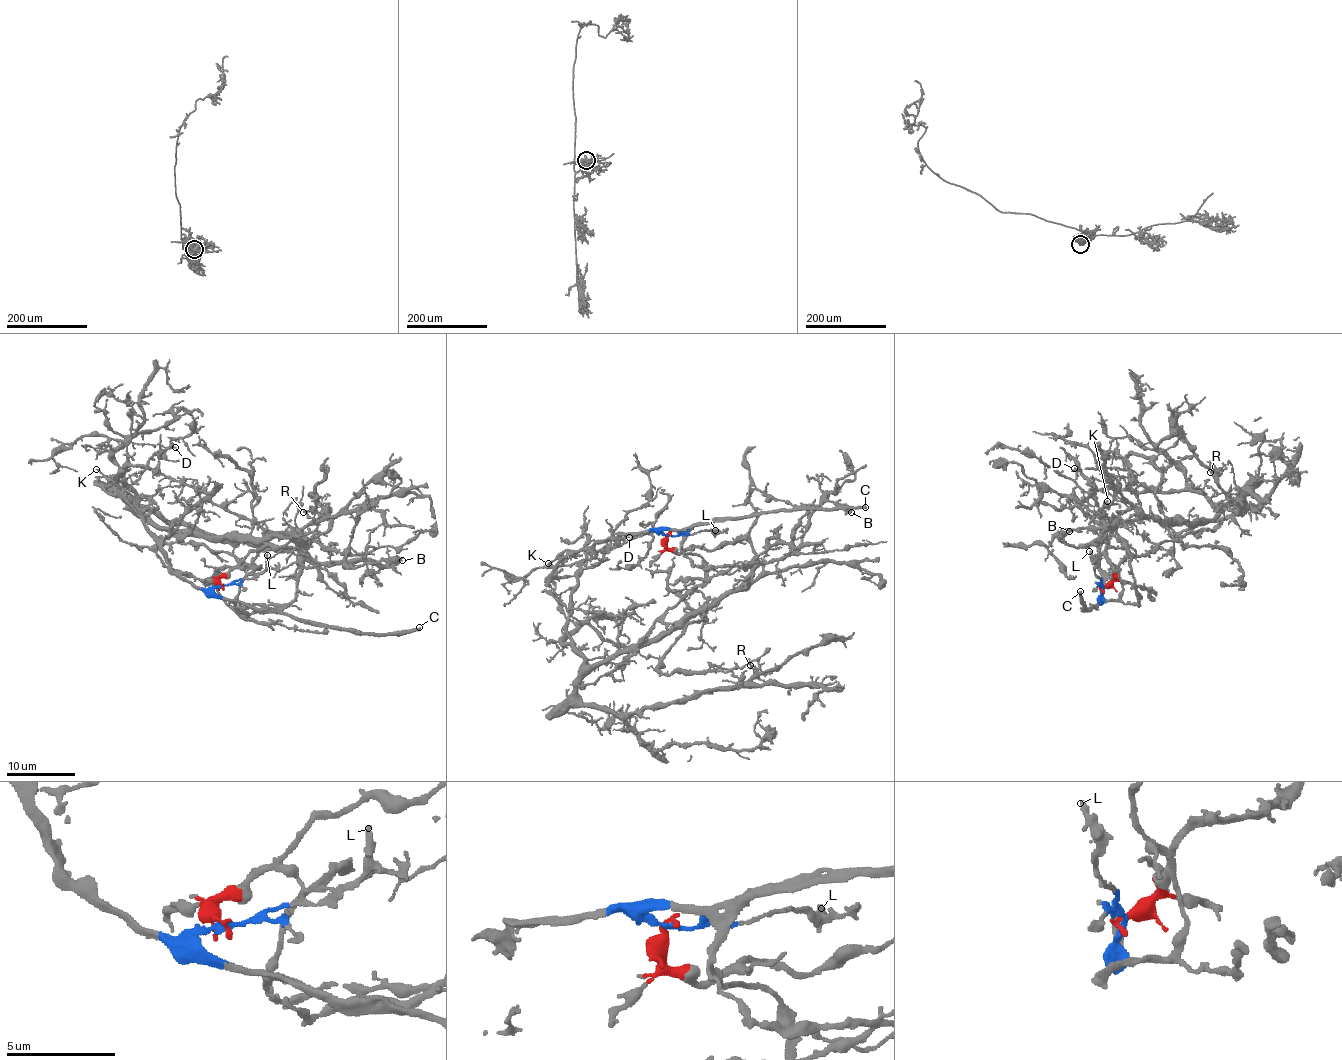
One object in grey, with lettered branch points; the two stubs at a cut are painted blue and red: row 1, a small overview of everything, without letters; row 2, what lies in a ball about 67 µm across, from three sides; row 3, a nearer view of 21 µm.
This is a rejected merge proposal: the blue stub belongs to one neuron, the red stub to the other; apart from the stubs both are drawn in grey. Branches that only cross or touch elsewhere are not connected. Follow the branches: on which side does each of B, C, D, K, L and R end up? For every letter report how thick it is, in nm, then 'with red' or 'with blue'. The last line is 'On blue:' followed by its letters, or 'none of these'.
B: calibre 420 nm; with red
C: calibre 360 nm; with blue
D: calibre 130 nm; with red
K: calibre 120 nm; with blue
L: calibre 240 nm; with blue
R: calibre 140 nm; with red
On blue: C, K, L

